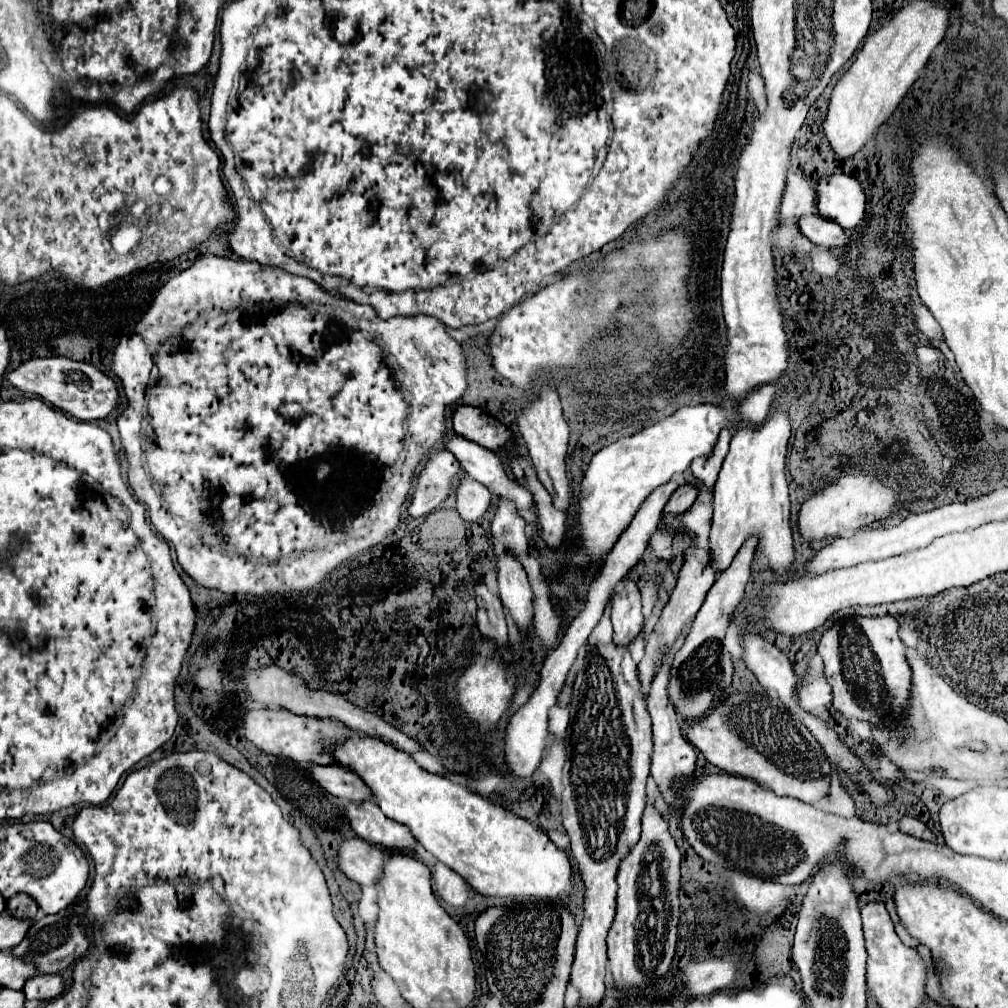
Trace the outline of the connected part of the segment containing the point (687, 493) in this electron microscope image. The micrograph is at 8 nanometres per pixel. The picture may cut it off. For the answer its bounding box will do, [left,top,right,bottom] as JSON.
[664,485,698,515]

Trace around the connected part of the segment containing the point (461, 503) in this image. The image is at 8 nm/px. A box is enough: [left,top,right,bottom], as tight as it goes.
[456,477,492,521]

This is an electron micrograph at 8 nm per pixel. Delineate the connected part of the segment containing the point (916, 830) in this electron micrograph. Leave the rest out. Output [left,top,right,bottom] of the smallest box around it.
[900,817,934,841]

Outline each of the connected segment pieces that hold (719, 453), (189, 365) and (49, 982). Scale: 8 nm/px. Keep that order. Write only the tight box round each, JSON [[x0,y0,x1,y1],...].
[[692,429,732,489],[112,255,468,598],[24,975,64,1001]]

